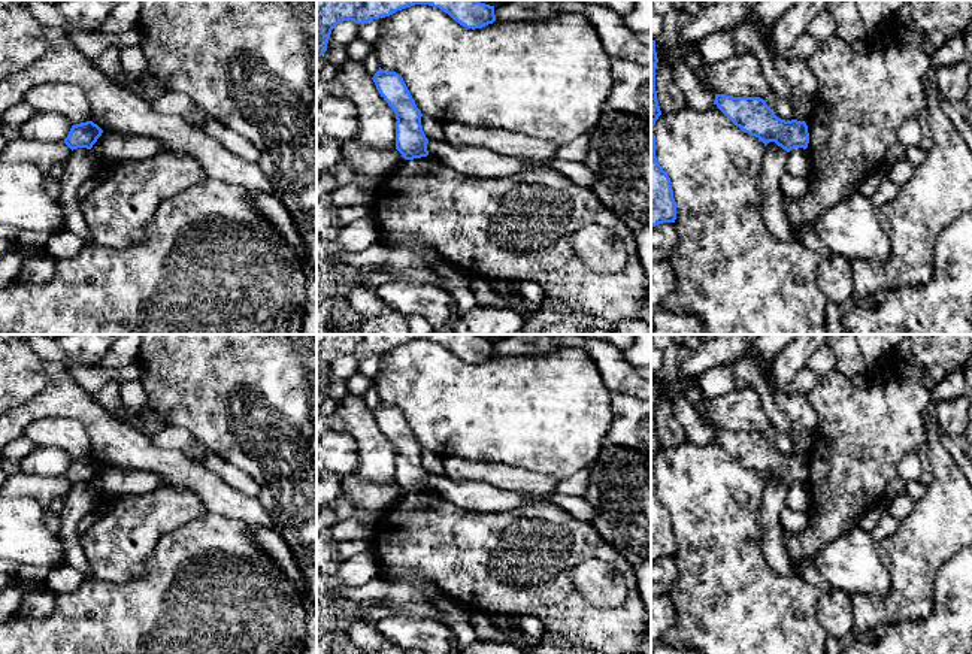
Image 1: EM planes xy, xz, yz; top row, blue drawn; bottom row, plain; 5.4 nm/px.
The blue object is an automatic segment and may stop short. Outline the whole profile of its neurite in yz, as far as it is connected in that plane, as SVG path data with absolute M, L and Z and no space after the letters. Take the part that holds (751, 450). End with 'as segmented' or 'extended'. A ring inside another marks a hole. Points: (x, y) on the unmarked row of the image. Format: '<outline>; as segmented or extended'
M715 429L714 439L742 466L758 472L764 481L775 476L787 487L794 482L808 482L809 467L806 457L778 452L760 432Z; as segmented

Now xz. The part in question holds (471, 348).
M317 334L317 393L327 385L331 364L343 357L364 358L415 339L439 342L466 363L496 355L494 340L478 334Z; as segmented

